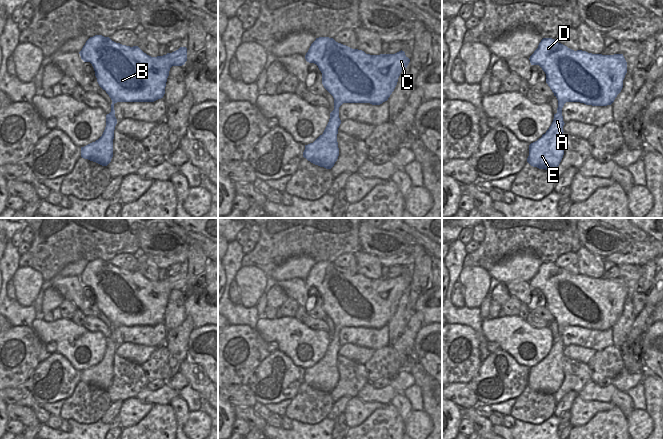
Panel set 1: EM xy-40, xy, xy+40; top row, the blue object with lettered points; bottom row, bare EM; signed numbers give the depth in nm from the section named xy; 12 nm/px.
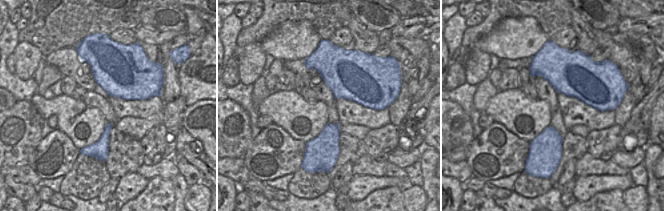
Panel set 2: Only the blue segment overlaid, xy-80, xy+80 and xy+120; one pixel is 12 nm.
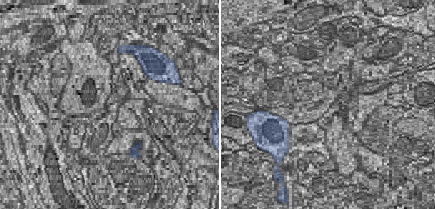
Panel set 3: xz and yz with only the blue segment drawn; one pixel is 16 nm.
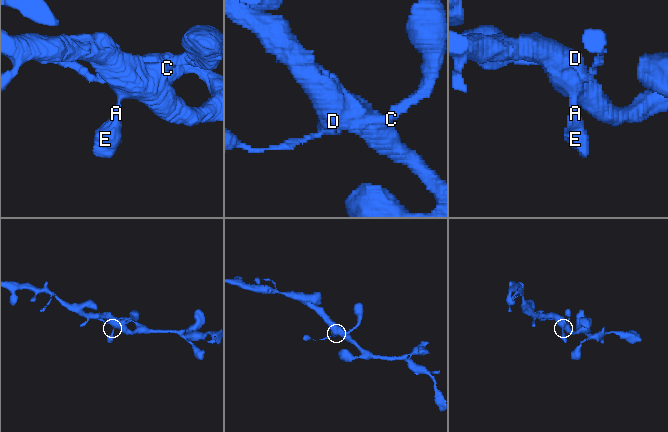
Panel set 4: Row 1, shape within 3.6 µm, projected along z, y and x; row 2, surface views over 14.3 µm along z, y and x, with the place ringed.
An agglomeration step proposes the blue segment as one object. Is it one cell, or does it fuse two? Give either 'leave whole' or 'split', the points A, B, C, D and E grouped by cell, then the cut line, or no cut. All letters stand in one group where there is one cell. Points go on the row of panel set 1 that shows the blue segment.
leave whole; A B C D E; no cut

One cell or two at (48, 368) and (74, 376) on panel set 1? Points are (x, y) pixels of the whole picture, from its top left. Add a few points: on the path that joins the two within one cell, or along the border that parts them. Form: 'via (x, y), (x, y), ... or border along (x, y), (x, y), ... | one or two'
via (54, 371), (58, 375), (68, 376) | one

